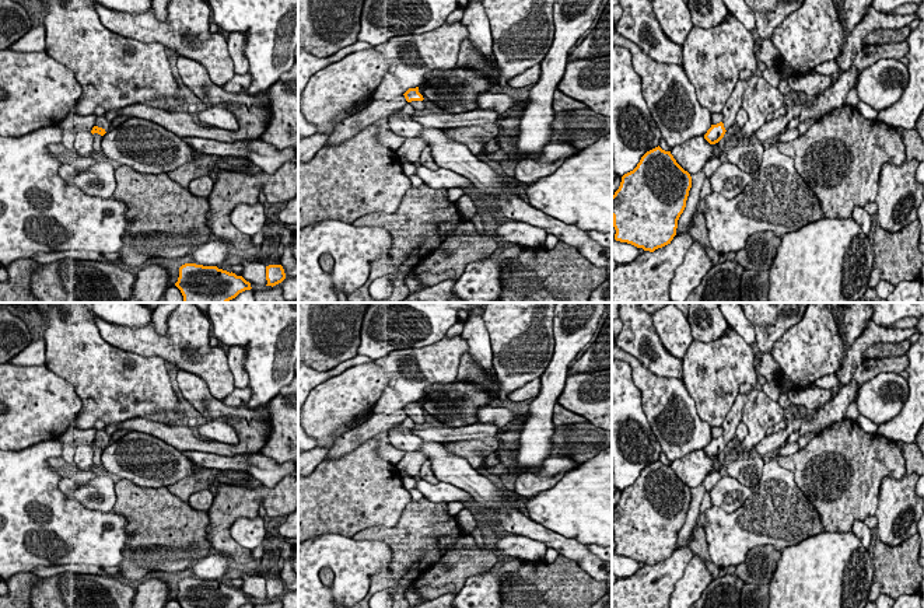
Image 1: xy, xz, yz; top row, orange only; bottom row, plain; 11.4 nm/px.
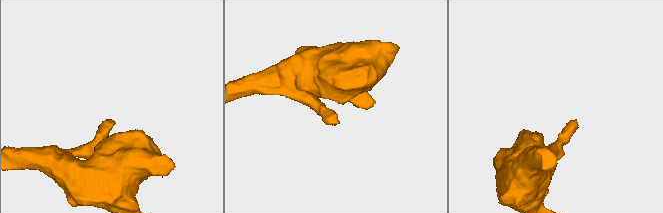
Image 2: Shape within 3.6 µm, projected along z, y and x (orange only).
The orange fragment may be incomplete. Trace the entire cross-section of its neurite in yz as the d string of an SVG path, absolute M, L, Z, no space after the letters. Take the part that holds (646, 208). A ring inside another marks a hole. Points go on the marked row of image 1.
M659 146L647 151L637 167L622 177L619 189L612 196L615 240L654 252L673 240L678 220L686 207L692 177Z

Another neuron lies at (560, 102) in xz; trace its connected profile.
M554 91L552 106L554 112L573 111L573 109L585 109L587 105L581 101L567 97L560 91Z

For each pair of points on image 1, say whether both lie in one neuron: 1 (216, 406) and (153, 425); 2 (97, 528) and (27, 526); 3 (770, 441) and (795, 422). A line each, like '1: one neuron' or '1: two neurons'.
1: one neuron
2: one neuron
3: one neuron

